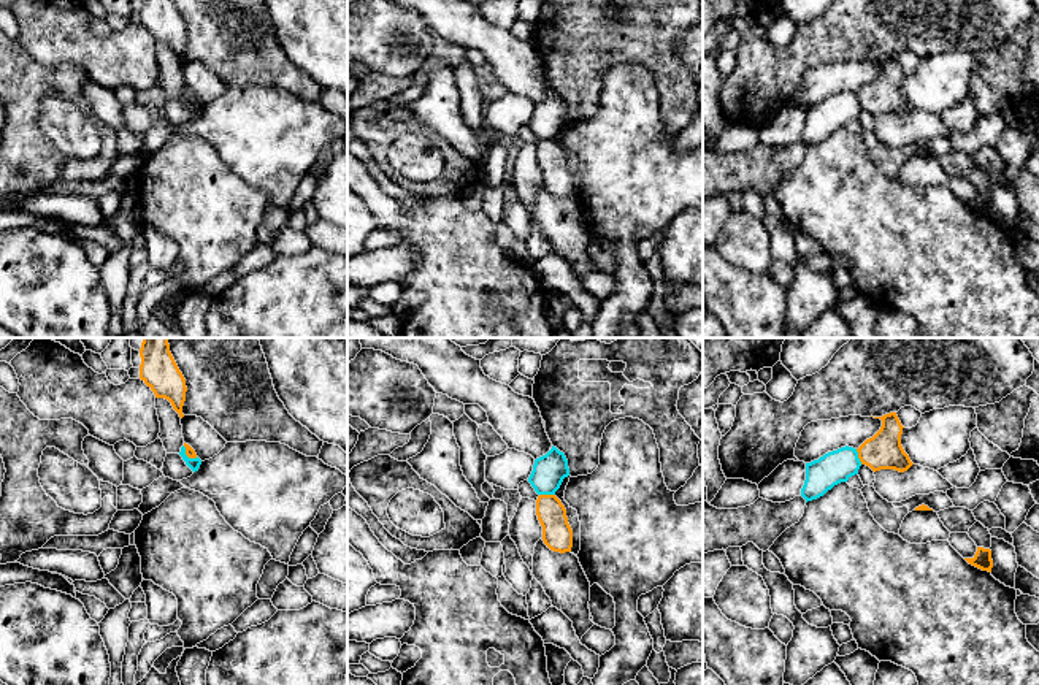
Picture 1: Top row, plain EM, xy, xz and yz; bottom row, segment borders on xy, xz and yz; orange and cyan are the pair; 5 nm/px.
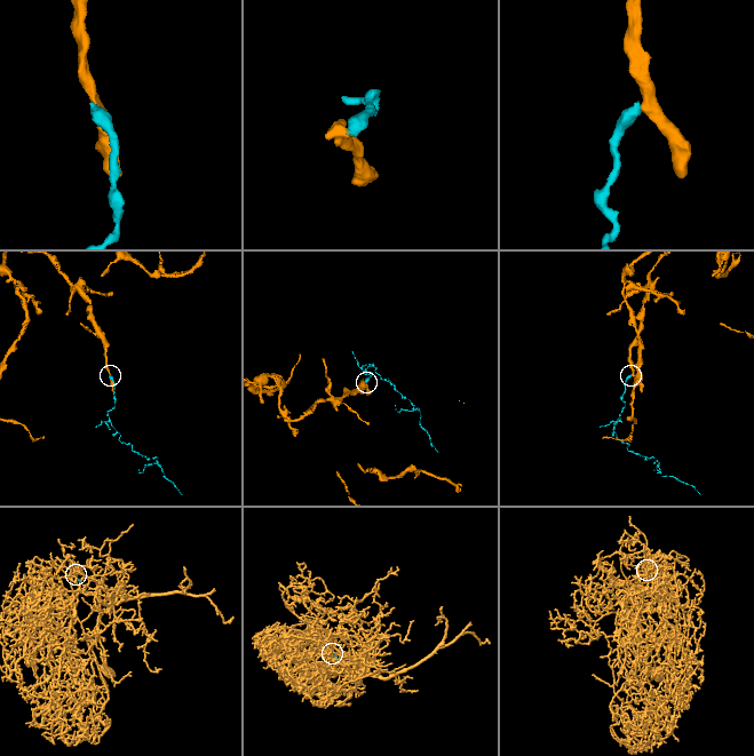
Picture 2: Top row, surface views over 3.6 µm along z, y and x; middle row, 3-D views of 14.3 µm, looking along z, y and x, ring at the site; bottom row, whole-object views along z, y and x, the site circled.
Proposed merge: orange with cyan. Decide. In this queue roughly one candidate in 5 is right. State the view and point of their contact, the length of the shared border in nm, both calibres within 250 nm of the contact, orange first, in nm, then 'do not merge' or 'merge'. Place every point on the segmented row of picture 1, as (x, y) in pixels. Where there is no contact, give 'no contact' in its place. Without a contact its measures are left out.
xz (548, 495) | 80 nm | 160/160 nm | do not merge

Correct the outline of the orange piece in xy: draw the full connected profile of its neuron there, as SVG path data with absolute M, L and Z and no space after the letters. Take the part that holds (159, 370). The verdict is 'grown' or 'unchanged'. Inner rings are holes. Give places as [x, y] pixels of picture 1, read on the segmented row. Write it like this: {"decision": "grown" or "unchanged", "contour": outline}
{"decision": "unchanged", "contour": "M143 338L140 357L140 379L154 392L155 398L168 400L182 419L187 387L170 352L168 338Z"}

